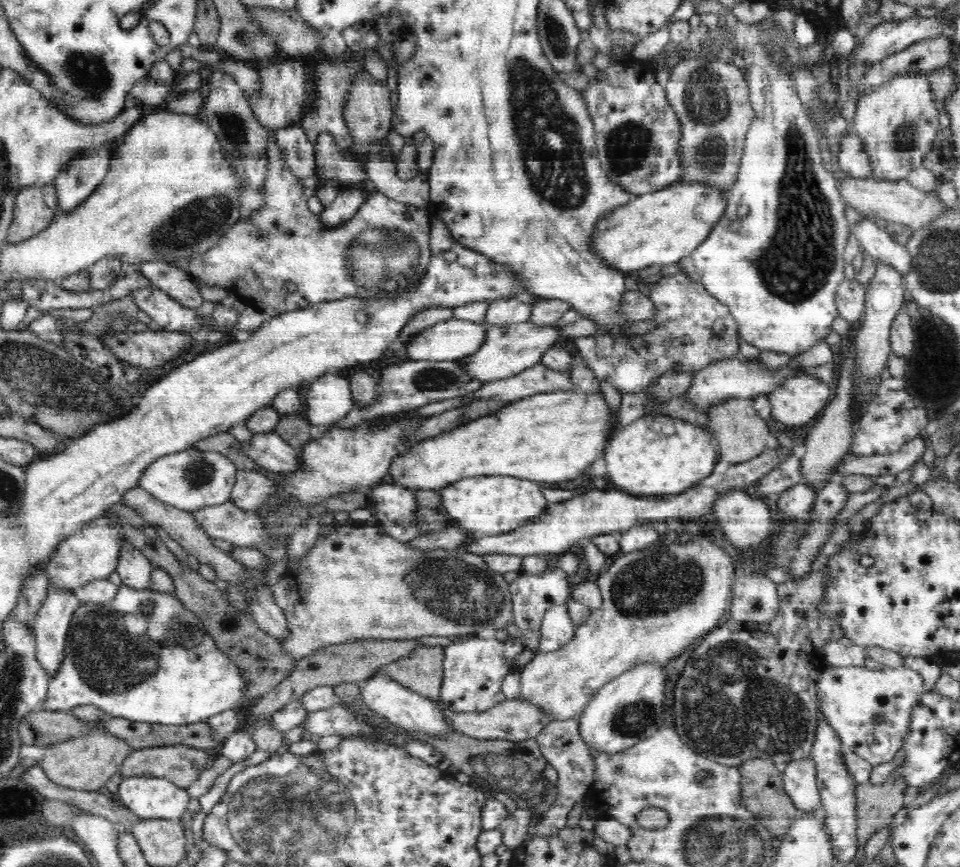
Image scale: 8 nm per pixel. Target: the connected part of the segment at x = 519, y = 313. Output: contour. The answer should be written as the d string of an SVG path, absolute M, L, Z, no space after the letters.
M519 299L497 300L489 306L483 322L487 326L526 322L532 315L533 305Z

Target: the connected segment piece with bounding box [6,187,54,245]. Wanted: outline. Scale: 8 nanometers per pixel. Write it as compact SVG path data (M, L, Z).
M28 188L18 196L18 206L13 206L14 224L9 226L7 244L18 244L36 236L50 226L54 212L42 199L42 189Z

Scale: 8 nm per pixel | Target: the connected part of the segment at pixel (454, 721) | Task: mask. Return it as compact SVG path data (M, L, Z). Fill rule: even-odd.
M522 699L508 700L496 704L484 712L452 712L442 702L439 702L440 709L444 711L446 719L454 727L454 731L466 734L478 740L519 740L534 739L535 736L550 722L534 703L522 702Z

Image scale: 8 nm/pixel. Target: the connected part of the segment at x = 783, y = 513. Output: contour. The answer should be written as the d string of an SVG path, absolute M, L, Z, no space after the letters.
M804 482L795 484L782 492L777 500L778 512L776 518L784 520L788 517L806 516L813 508L813 500L817 490L810 488Z

